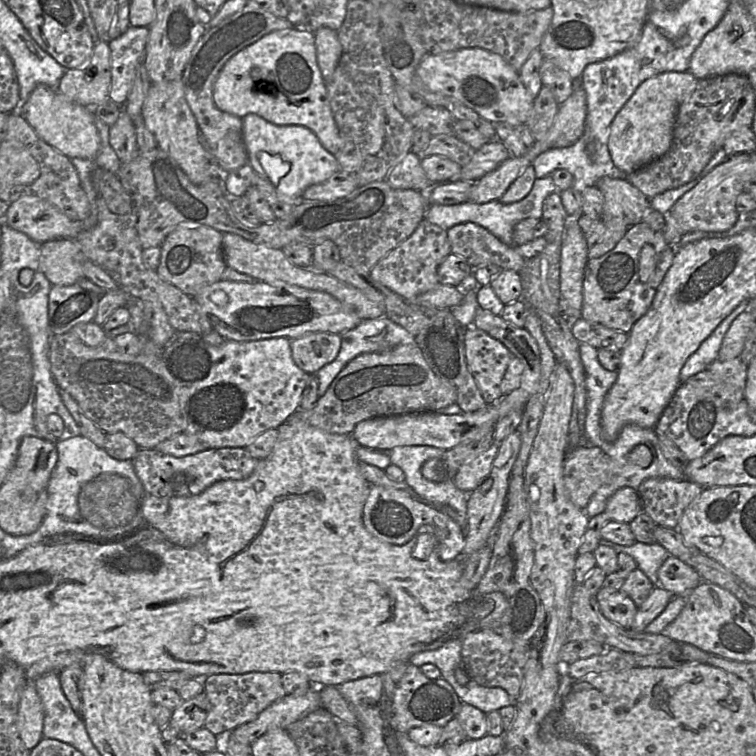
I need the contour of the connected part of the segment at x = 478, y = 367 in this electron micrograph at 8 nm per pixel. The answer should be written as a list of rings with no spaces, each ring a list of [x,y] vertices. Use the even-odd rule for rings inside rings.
[[[474,327],[466,330],[465,353],[469,371],[487,404],[493,404],[506,396],[501,390],[501,382],[511,360],[517,357],[501,341]]]

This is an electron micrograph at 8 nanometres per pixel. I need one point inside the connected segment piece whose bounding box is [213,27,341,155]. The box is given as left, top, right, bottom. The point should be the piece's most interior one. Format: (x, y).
(277, 78)

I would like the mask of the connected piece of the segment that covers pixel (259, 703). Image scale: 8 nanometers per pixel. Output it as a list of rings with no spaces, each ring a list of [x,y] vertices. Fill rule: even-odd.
[[[278,672],[212,674],[203,680],[203,687],[210,702],[203,727],[218,737],[225,737],[236,727],[255,720],[263,710],[286,695]]]

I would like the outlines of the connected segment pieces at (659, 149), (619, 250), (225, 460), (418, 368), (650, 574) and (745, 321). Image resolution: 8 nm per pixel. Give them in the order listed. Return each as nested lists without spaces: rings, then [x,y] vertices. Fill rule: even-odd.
[[[689,71],[665,72],[639,85],[611,124],[608,149],[618,169],[629,176],[669,150],[678,109],[695,90],[698,81]]]
[[[645,222],[633,225],[612,250],[588,261],[583,279],[581,318],[629,333],[651,307],[657,289],[673,263],[675,249],[666,244],[663,231],[653,230]],[[644,245],[654,247],[656,252],[655,271],[647,283],[639,278],[639,254]]]
[[[242,447],[207,448],[183,457],[164,454],[155,449],[140,449],[131,461],[144,490],[142,504],[144,524],[163,521],[172,497],[198,495],[221,480],[245,479],[255,471],[259,462]]]
[[[405,344],[355,357],[339,372],[311,409],[298,410],[292,417],[301,418],[329,433],[351,434],[363,420],[436,412],[455,403],[456,399],[456,389],[432,371],[418,344]]]
[[[609,541],[603,544],[613,548],[617,553],[624,552],[636,561],[640,569],[656,586],[658,584],[658,569],[671,554],[661,545],[646,544],[636,541],[632,545],[624,546]]]
[[[747,310],[739,314],[724,336],[718,360],[729,361],[740,357],[745,348],[747,333],[754,325],[755,317],[751,312]]]

